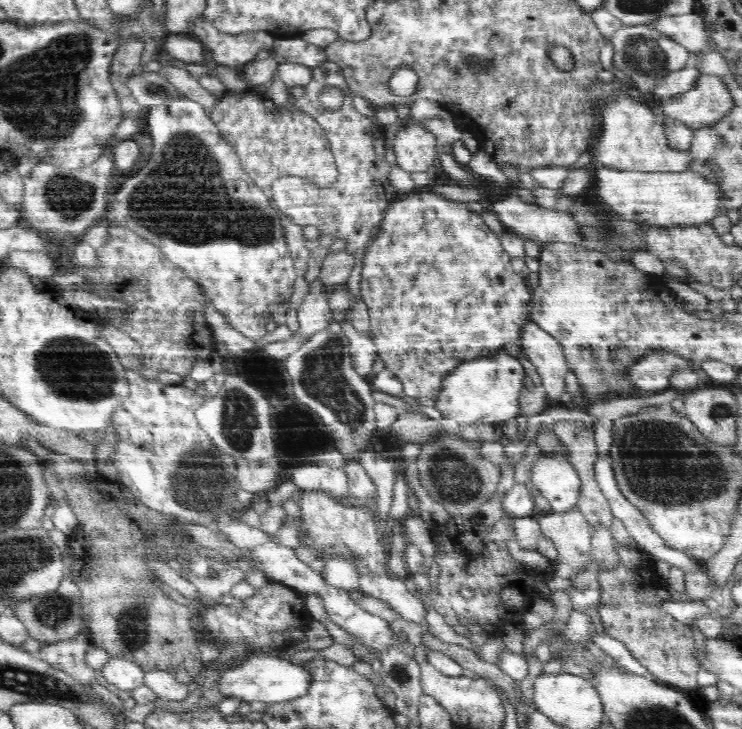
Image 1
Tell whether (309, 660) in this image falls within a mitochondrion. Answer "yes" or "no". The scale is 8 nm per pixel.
no

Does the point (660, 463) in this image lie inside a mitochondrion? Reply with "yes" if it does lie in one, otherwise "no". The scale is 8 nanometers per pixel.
yes

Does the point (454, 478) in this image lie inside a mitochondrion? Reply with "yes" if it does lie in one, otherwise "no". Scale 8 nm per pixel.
yes

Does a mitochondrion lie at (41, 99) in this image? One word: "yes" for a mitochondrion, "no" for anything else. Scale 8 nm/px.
yes

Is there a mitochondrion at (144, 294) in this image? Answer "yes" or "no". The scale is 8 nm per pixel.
no

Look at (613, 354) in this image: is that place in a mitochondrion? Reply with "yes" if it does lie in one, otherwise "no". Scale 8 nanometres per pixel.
yes

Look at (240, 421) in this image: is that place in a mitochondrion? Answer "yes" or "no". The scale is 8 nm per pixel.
yes

